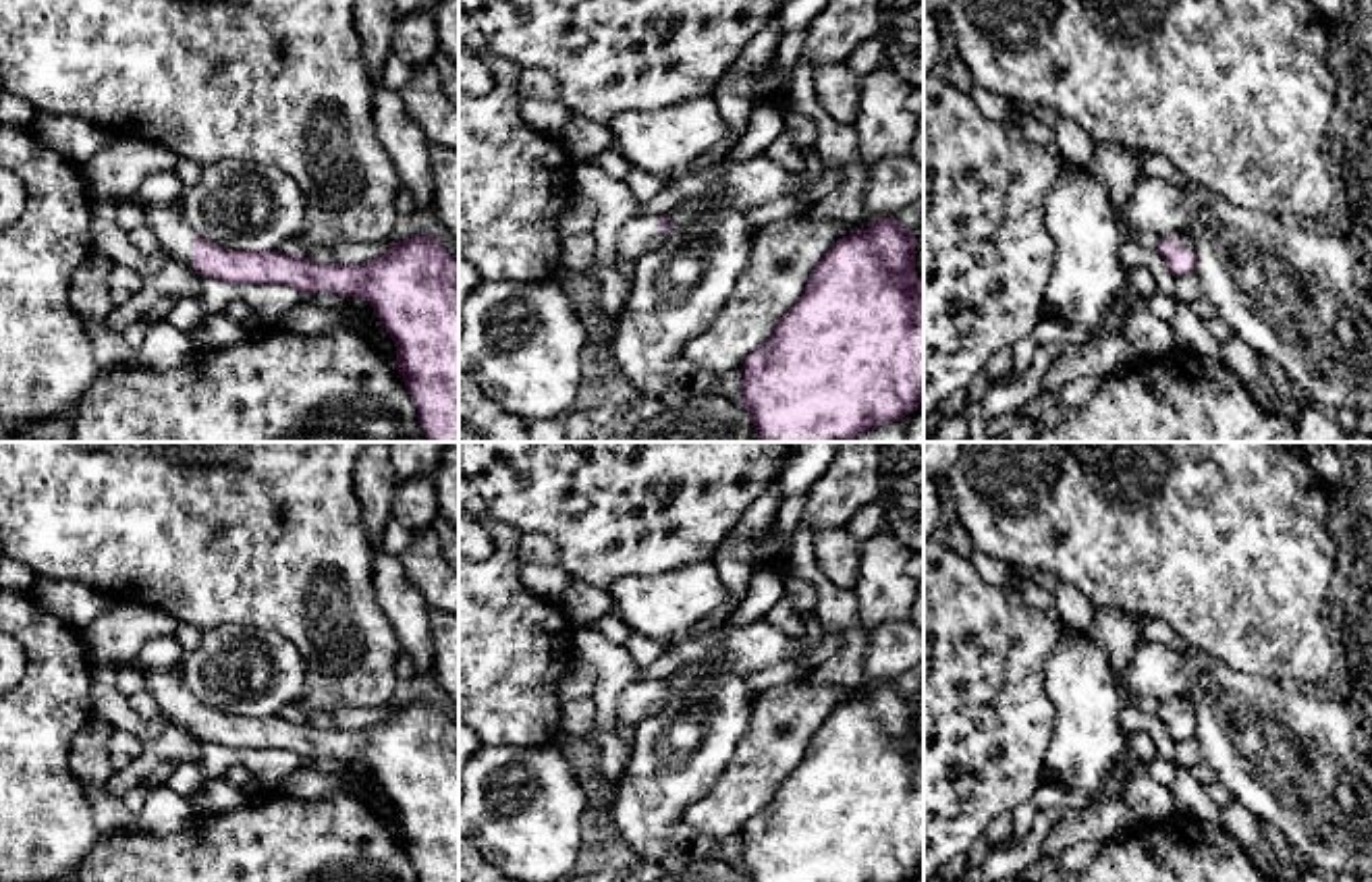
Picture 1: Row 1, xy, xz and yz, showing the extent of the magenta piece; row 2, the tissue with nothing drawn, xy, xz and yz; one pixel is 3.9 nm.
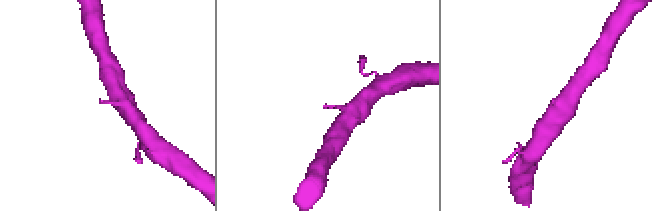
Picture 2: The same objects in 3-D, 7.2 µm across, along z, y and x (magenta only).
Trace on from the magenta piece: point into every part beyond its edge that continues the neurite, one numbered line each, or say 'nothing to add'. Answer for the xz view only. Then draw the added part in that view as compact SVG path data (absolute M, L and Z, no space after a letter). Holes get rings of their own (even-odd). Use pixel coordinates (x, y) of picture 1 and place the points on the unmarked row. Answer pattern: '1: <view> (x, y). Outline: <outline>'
1: xz (640, 700). Outline: M637 679L629 683L616 699L616 720L623 728L635 728L639 722L656 716L664 708L660 679Z

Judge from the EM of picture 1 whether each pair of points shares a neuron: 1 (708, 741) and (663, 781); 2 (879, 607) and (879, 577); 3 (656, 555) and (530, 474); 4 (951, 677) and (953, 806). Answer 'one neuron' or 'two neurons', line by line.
1: one neuron
2: one neuron
3: one neuron
4: one neuron

